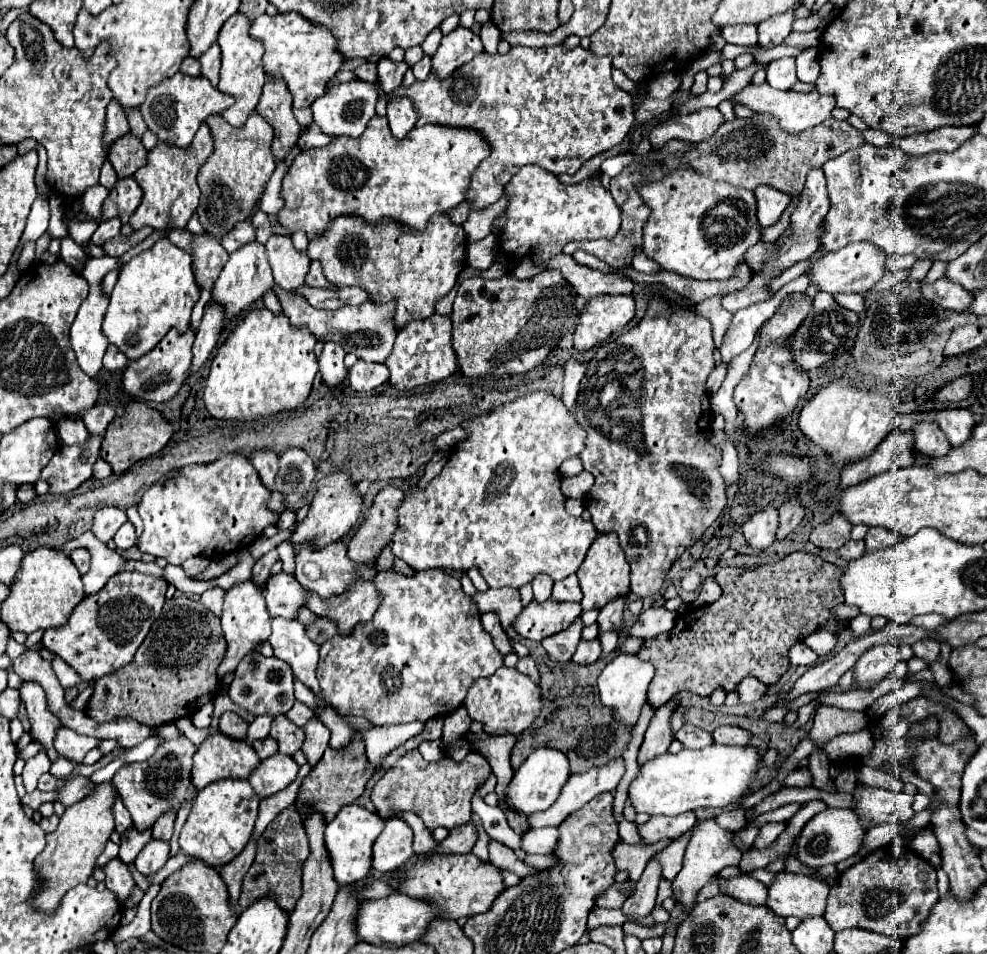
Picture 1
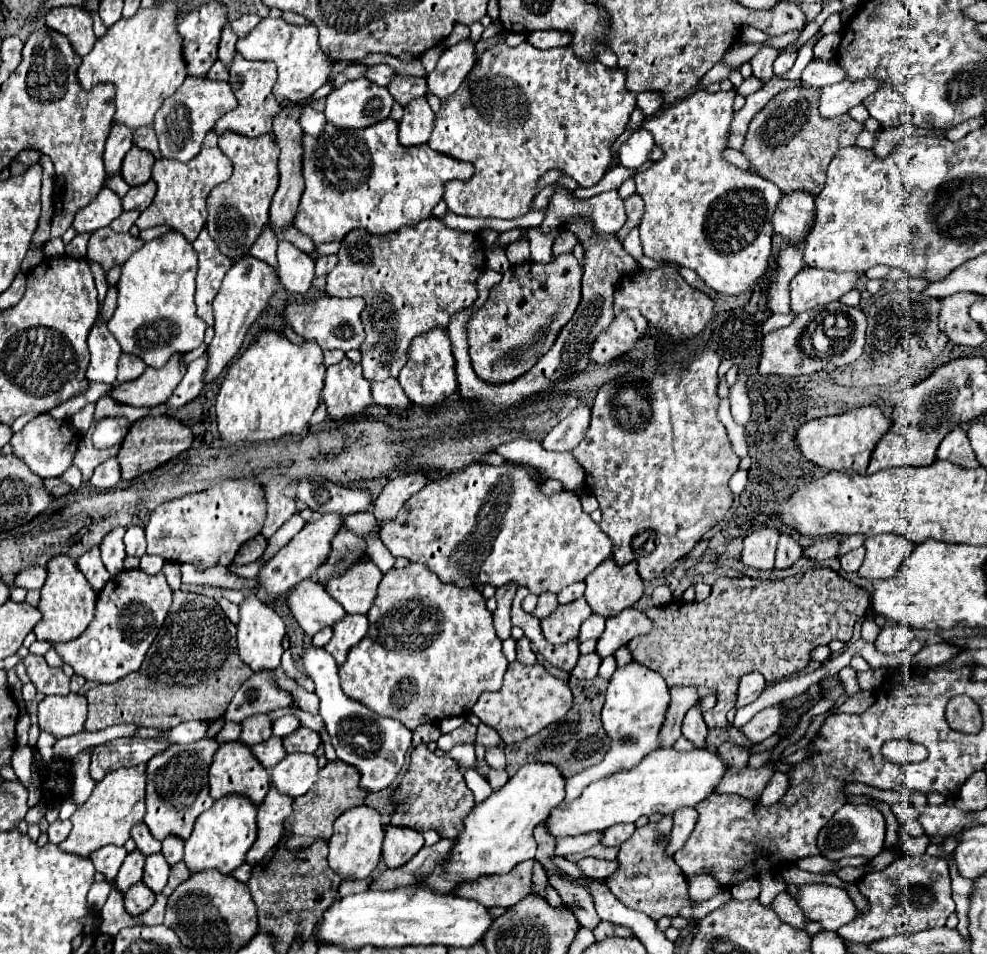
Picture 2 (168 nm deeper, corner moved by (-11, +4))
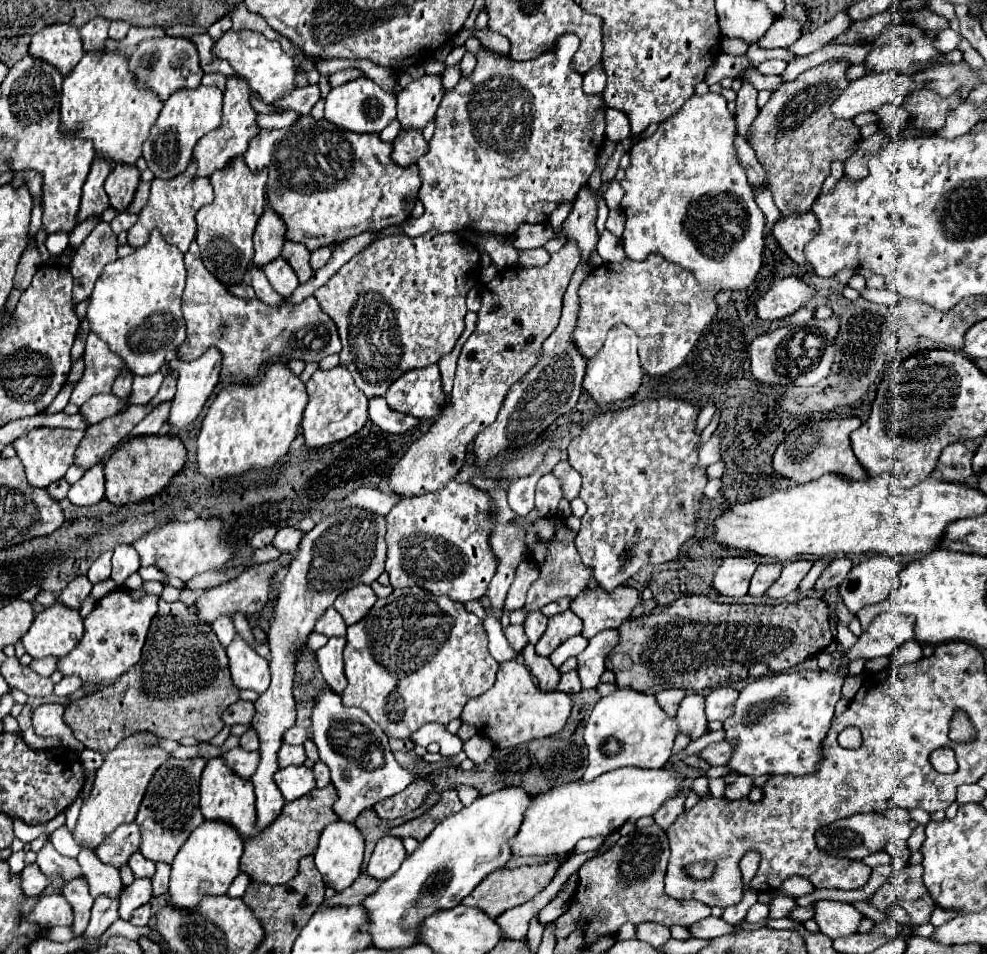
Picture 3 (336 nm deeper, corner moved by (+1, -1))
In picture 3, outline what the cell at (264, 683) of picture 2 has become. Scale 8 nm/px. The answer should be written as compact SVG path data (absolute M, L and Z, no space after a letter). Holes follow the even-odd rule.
M238 700L234 702L226 712L224 712L224 724L234 726L234 724L250 724L254 716L254 704Z

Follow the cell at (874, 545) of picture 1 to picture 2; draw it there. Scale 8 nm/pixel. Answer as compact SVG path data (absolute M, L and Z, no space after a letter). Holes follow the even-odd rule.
M890 533L868 537L864 547L868 549L868 553L858 573L868 581L892 577L912 549L912 545L904 537L890 535Z

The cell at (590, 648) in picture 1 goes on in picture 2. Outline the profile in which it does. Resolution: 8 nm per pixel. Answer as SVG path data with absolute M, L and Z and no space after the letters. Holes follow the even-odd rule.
M596 651L588 653L588 655L580 655L576 667L572 669L572 675L578 679L594 679L598 675L598 667L600 667L600 657Z

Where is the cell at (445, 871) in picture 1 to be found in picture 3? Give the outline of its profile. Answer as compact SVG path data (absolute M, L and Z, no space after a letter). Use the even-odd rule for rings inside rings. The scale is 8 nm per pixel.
M550 860L550 862L538 864L538 866L520 866L514 870L496 870L494 874L490 874L490 878L484 878L474 888L474 892L462 900L462 904L476 906L476 908L484 910L490 918L498 918L502 912L532 900L540 890L544 890L550 884L550 880L554 878L558 866L560 866L560 860Z

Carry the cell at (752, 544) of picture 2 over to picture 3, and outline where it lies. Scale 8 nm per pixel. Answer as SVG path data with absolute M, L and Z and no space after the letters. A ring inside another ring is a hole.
M748 556L726 558L714 574L712 588L722 596L744 596L748 594L748 584L758 564Z

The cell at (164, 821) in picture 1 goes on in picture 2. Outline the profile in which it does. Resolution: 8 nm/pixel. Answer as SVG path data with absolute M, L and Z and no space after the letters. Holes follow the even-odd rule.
M170 835L162 841L162 855L170 865L182 861L182 849L184 849L184 841L178 839L178 835Z

